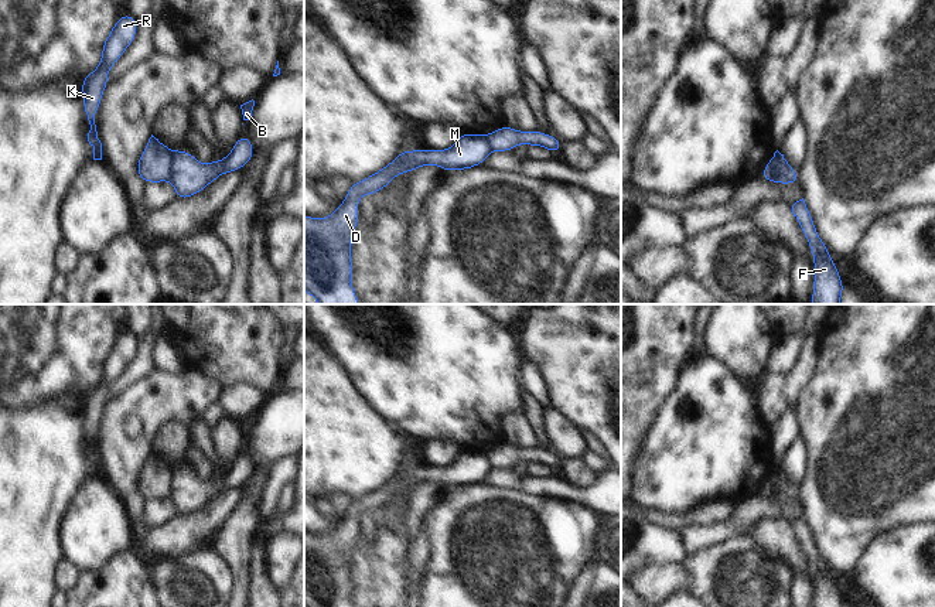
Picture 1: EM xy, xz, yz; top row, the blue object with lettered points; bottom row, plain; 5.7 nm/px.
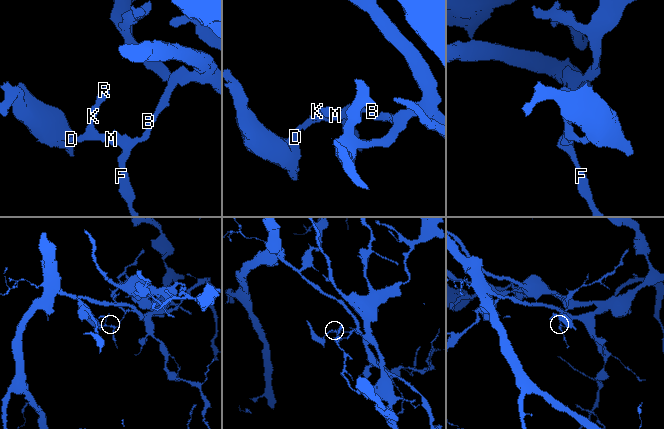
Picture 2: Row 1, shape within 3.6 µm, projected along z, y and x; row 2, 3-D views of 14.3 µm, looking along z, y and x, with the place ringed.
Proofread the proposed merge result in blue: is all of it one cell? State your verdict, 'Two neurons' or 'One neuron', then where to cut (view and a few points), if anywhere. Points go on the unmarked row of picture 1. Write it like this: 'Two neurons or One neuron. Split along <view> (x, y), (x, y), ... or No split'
Two neurons. Split along yz (775, 469), (778, 487), (782, 491), (792, 491)

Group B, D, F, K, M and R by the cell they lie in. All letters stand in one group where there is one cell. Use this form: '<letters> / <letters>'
B F / D K M R

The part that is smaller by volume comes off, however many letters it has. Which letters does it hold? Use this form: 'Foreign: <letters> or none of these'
Foreign: D, K, M, R

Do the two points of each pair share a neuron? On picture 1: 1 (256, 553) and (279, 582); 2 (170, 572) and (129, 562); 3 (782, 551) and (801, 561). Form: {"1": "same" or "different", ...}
{"1": "different", "2": "different", "3": "same"}

